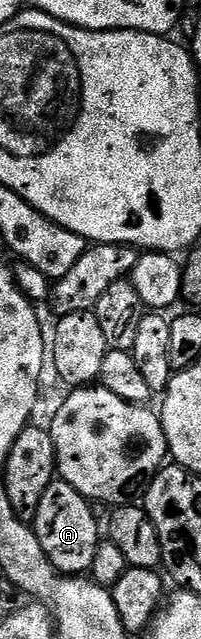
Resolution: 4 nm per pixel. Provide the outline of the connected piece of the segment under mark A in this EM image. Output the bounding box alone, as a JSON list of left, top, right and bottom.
[34,478,102,577]

